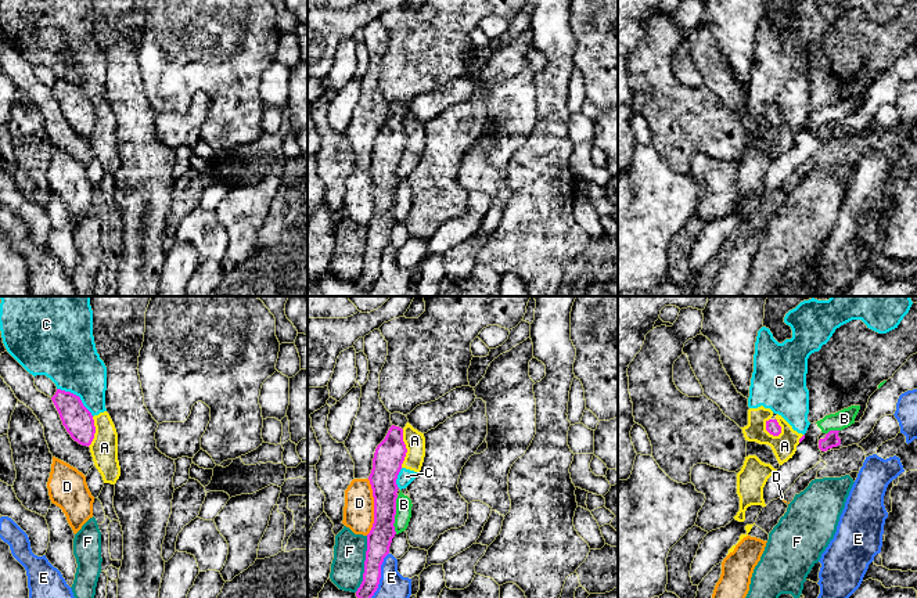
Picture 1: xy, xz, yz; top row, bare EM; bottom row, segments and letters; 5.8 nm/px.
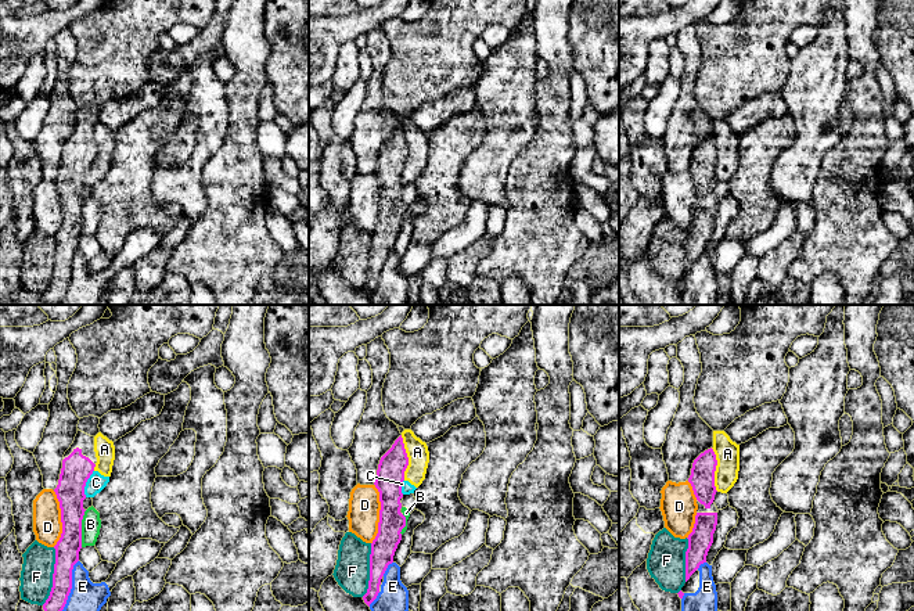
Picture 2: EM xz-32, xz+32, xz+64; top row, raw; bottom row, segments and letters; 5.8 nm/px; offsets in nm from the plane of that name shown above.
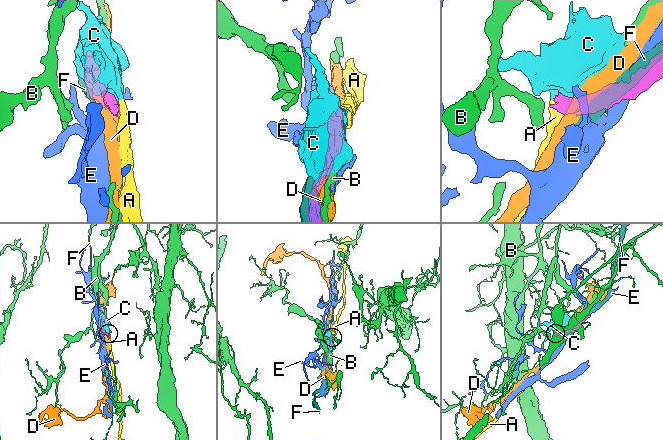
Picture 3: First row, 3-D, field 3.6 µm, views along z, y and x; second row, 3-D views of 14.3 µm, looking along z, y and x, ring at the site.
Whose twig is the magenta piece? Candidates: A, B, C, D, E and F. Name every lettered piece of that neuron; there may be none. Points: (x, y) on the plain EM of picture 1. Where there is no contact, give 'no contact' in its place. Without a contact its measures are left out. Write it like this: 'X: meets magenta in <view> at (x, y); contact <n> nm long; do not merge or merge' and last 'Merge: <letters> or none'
A: meets magenta in yz at (768, 121); contact 120 nm long; do not merge
B: meets magenta in xz at (395, 204); contact 220 nm long; do not merge
C: meets magenta in xy at (78, 86); contact 280 nm long; do not merge
D: meets magenta in xz at (374, 197); contact 320 nm long; do not merge
E: meets magenta in xz at (380, 267); contact 320 nm long; do not merge
F: meets magenta in xz at (364, 254); contact 340 nm long; do not merge
Merge: none

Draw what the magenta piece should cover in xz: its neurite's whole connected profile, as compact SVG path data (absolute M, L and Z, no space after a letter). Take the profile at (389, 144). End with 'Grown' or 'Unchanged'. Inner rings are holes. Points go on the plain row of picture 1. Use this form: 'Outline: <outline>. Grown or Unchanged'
Outline: M393 102L391 112L392 116L385 129L375 138L373 159L368 166L374 187L374 213L367 224L363 271L356 281L356 287L366 292L378 278L381 255L389 244L392 228L396 224L393 216L399 179L396 169L407 143L403 118L409 109L400 102Z. Grown

